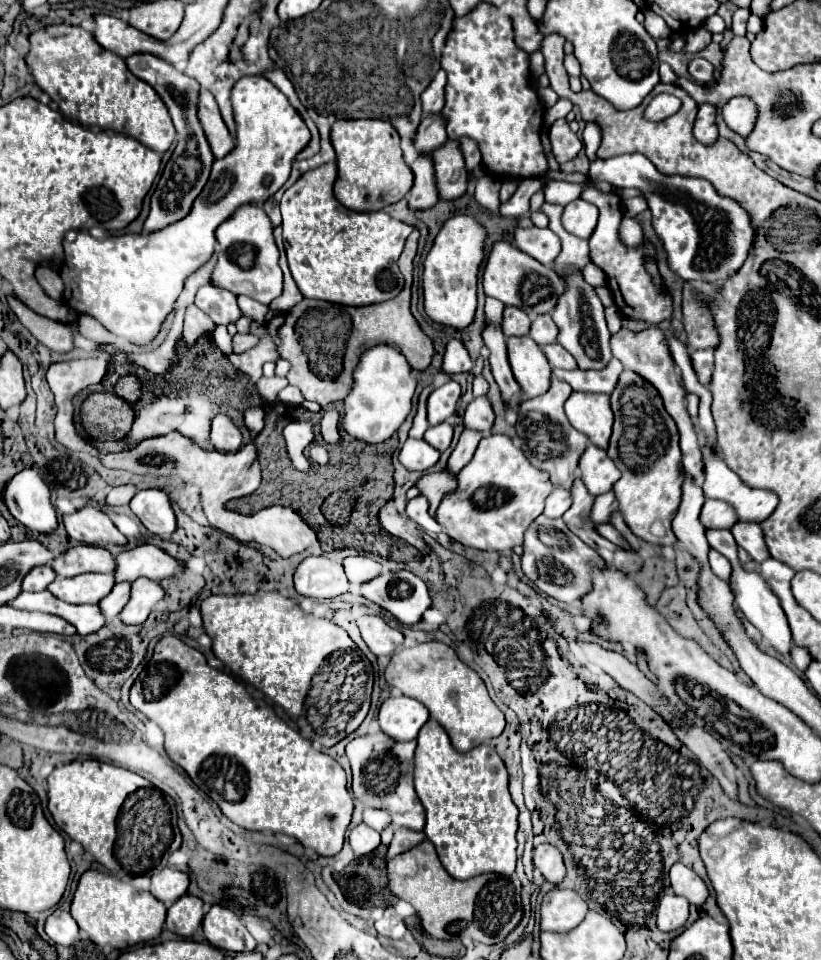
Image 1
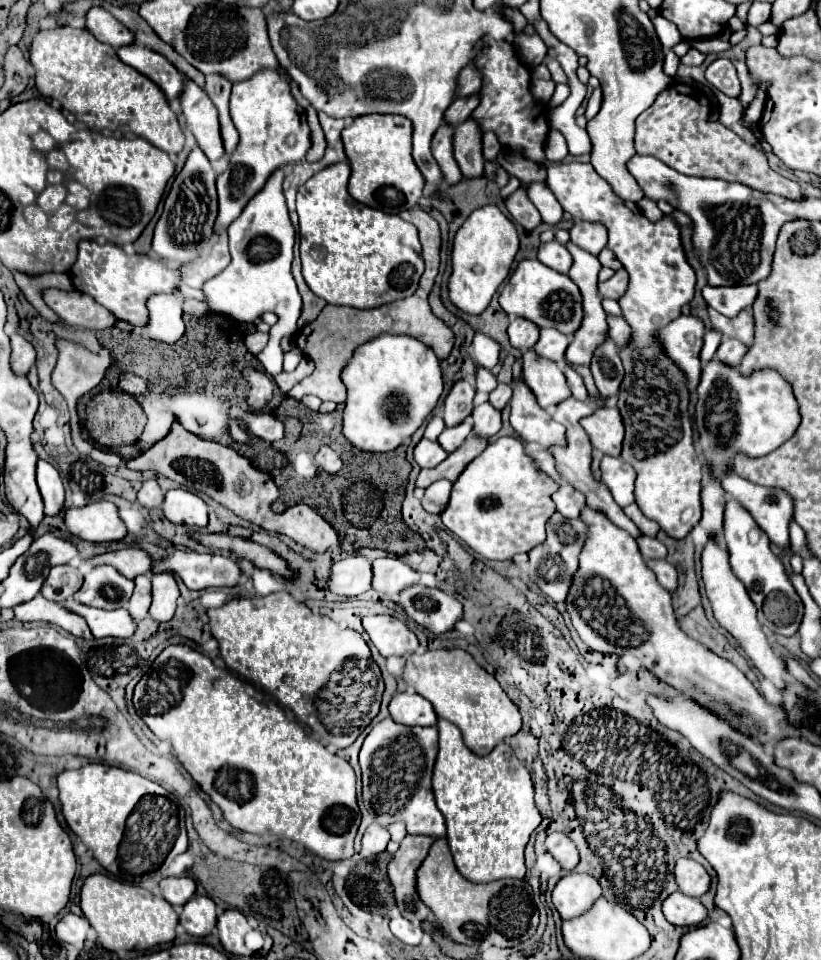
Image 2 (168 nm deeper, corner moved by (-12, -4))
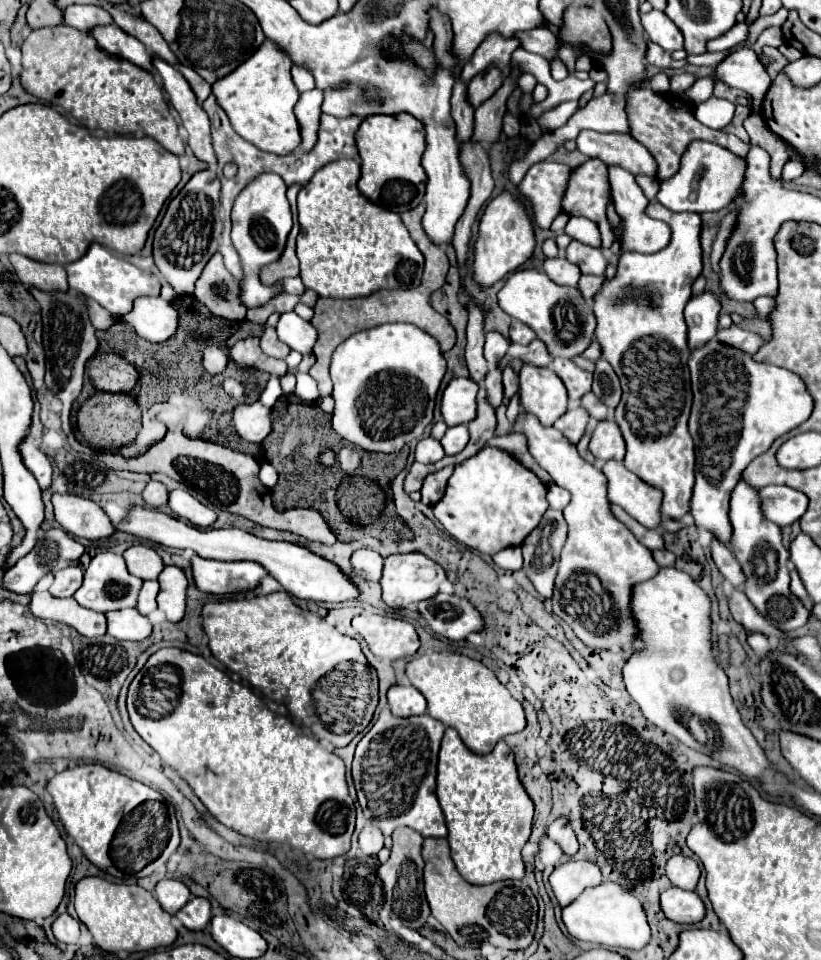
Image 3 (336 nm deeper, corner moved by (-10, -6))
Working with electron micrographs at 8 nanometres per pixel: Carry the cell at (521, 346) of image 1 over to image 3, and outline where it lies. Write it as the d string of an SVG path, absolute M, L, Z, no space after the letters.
M523 364L519 378L523 410L535 414L545 426L551 426L567 410L565 384L551 368L535 368L531 364Z

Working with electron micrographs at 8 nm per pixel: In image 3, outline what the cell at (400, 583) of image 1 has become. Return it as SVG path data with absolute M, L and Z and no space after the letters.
M439 592L431 600L421 600L417 602L417 610L435 634L453 642L465 640L467 634L483 628L483 618L475 606L469 600L455 598L451 594Z

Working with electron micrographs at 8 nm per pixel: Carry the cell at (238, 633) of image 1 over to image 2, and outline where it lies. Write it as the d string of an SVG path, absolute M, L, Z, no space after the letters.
M285 590L259 598L235 598L221 608L207 610L207 616L227 668L275 696L281 706L293 710L301 724L313 724L307 728L319 734L319 740L347 748L377 716L383 694L381 670L371 658L367 642L355 630L343 630L327 616L305 616L305 604L293 600Z

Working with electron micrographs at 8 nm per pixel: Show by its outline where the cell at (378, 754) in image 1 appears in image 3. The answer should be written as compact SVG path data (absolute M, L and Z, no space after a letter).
M389 708L379 714L373 728L361 738L353 760L353 782L365 818L369 818L385 836L395 828L407 826L423 838L445 838L445 818L435 796L437 754L445 726L423 714L395 718Z

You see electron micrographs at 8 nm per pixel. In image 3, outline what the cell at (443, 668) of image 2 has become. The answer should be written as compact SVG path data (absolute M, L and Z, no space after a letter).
M427 652L407 662L409 682L425 696L429 714L449 728L455 728L475 754L487 754L499 740L525 728L525 712L497 676L477 660L461 654Z

